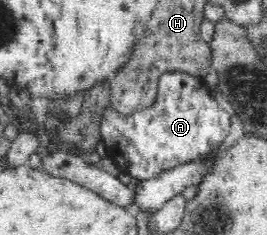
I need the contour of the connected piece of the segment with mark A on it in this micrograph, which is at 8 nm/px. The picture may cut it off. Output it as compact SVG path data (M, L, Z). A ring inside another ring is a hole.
M166 70L160 75L154 106L136 111L132 115L124 115L111 108L109 104L100 120L100 134L101 140L106 145L107 157L114 161L120 172L127 173L134 179L146 181L212 153L228 136L230 118L232 115L218 105L203 78L182 70Z

